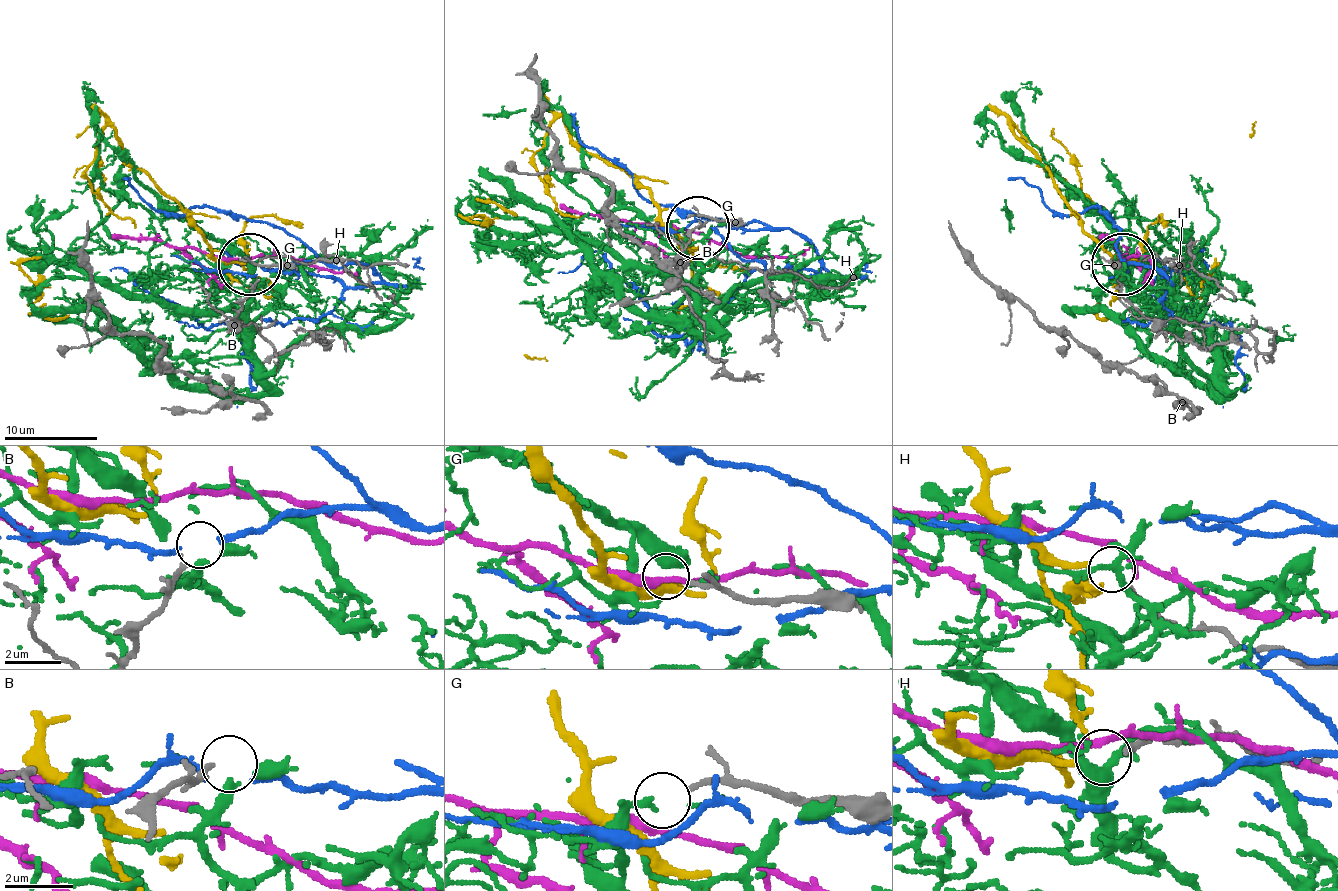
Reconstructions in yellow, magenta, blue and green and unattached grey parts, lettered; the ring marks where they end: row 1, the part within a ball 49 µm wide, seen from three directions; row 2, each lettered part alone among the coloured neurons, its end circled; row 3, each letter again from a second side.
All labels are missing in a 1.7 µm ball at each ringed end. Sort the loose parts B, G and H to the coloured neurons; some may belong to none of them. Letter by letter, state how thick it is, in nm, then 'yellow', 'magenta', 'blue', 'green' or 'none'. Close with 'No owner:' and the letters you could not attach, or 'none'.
B: 130 nm | none
G: 160 nm | none
H: 200 nm | yellow
No owner: B, G

